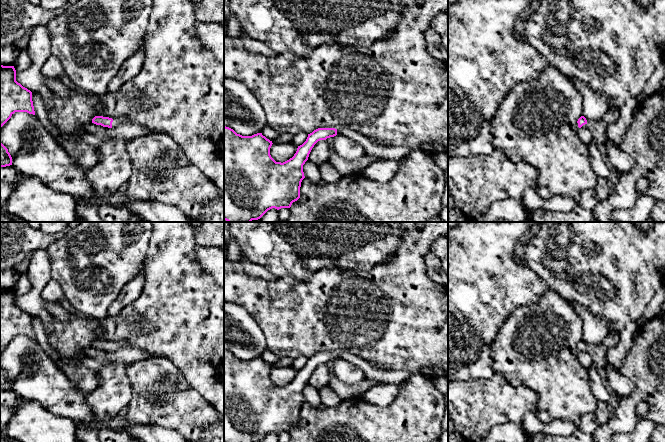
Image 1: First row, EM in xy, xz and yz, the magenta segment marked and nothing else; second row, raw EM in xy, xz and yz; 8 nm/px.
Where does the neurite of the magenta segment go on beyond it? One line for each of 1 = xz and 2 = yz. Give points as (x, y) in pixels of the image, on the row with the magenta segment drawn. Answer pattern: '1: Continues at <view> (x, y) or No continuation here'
1: No continuation here
2: No continuation here

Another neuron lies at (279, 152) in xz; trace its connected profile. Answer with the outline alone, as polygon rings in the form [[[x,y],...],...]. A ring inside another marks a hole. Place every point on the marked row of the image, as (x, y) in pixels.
[[[273,143],[270,148],[270,155],[276,162],[283,163],[294,156],[297,148],[298,147],[293,143]]]

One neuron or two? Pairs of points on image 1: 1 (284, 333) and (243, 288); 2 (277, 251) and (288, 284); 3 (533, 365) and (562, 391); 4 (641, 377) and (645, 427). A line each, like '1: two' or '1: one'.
1: one
2: two
3: one
4: two

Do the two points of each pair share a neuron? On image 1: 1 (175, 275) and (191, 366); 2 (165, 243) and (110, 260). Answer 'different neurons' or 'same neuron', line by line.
1: same neuron
2: different neurons

